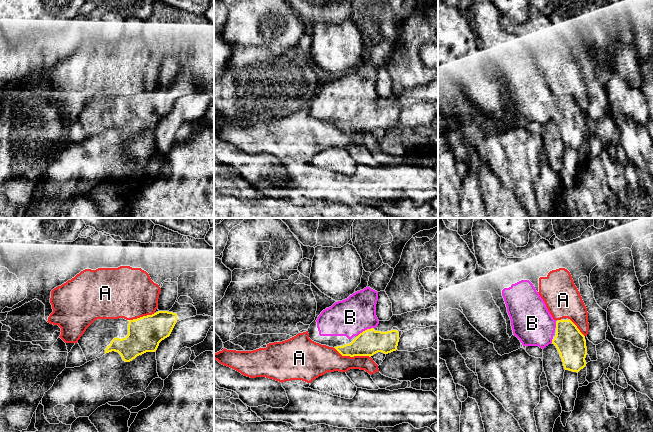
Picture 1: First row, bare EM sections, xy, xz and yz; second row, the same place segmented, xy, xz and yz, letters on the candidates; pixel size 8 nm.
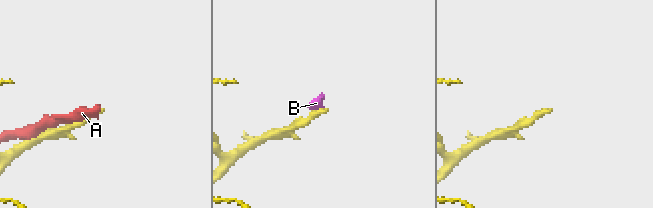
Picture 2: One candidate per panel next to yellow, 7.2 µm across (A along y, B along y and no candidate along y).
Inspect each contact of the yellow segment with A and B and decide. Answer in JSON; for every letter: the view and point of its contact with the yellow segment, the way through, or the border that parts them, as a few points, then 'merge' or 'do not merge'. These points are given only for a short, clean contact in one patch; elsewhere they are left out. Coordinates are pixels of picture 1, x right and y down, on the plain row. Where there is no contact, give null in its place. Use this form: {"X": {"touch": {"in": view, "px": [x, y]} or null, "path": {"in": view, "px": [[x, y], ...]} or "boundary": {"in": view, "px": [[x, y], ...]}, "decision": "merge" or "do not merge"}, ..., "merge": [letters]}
{"A": {"touch": {"in": "xz", "px": [352, 132]}, "decision": "do not merge"}, "B": {"touch": {"in": "xz", "px": [365, 106]}, "decision": "merge"}, "merge": ["B"]}

